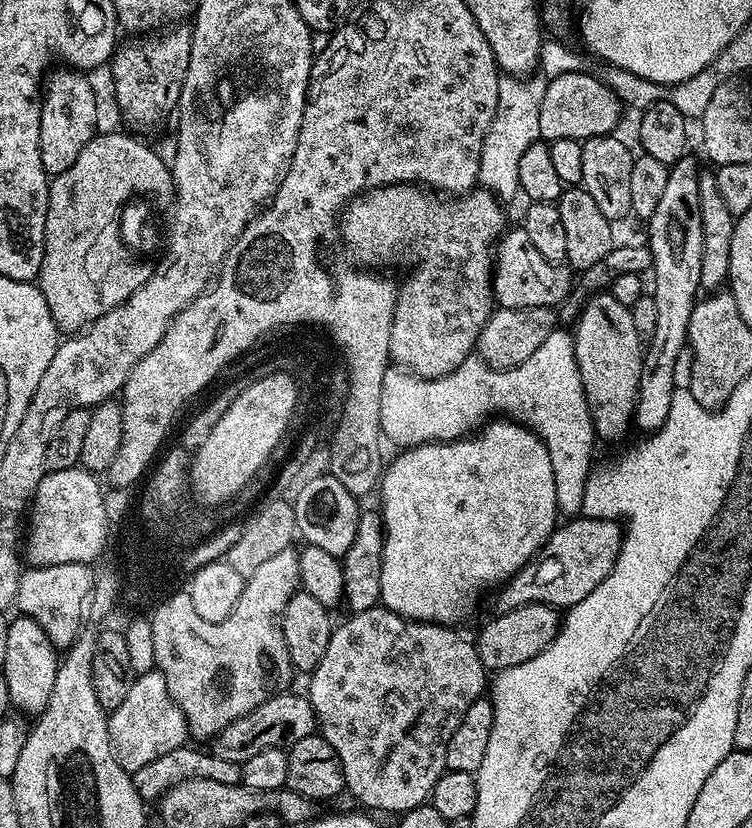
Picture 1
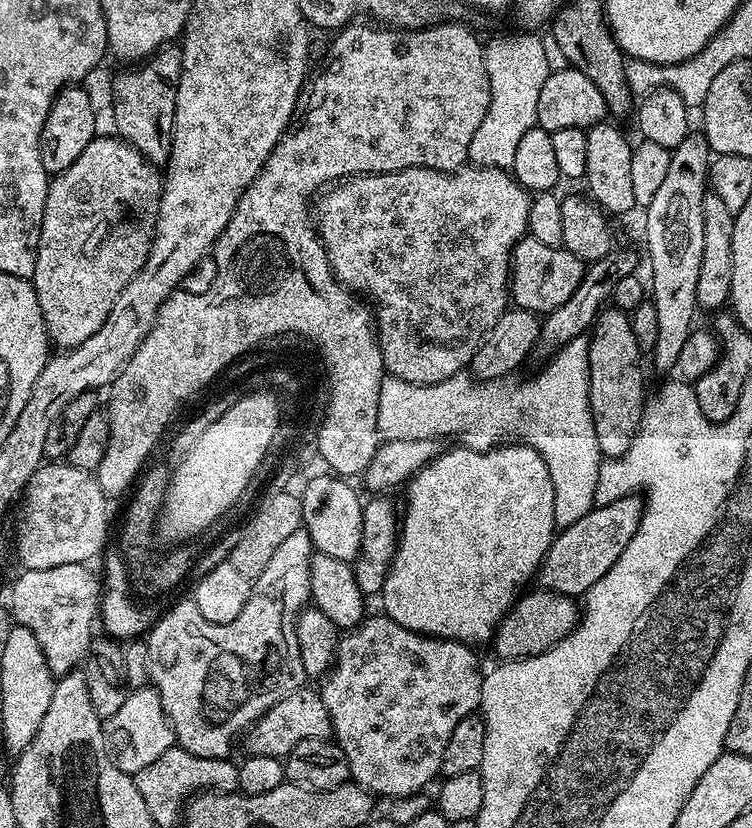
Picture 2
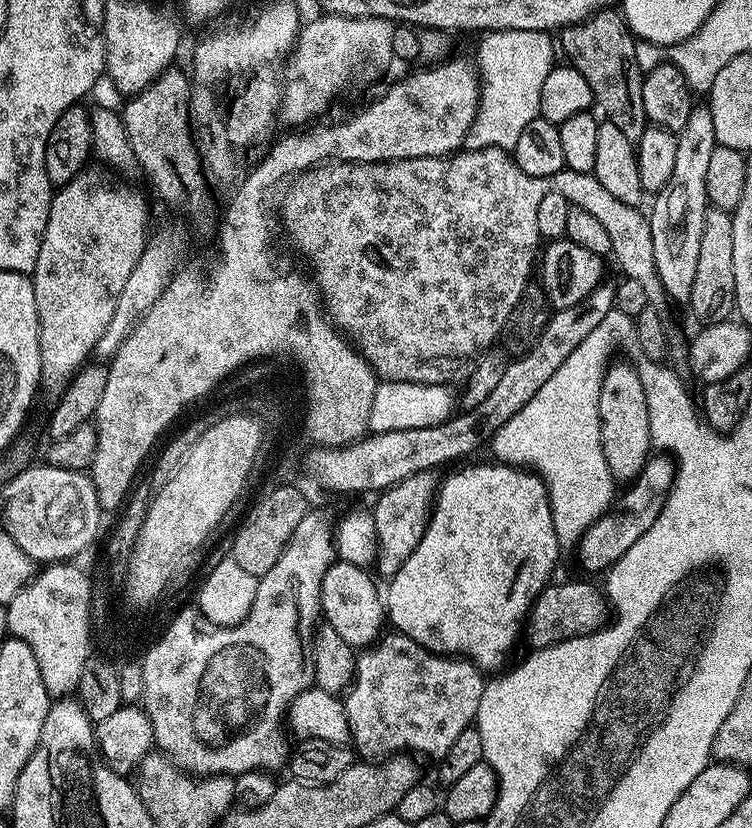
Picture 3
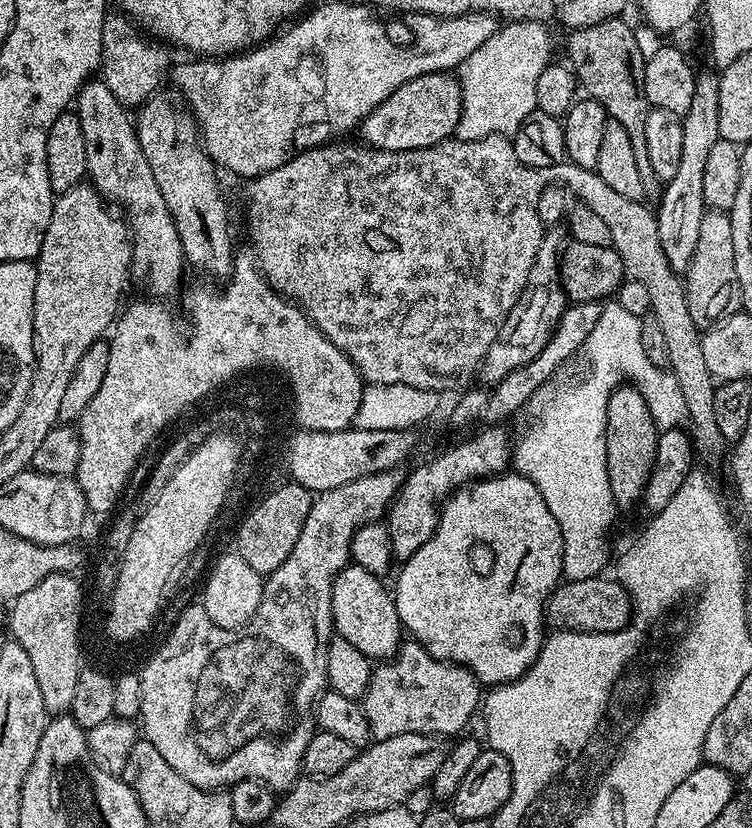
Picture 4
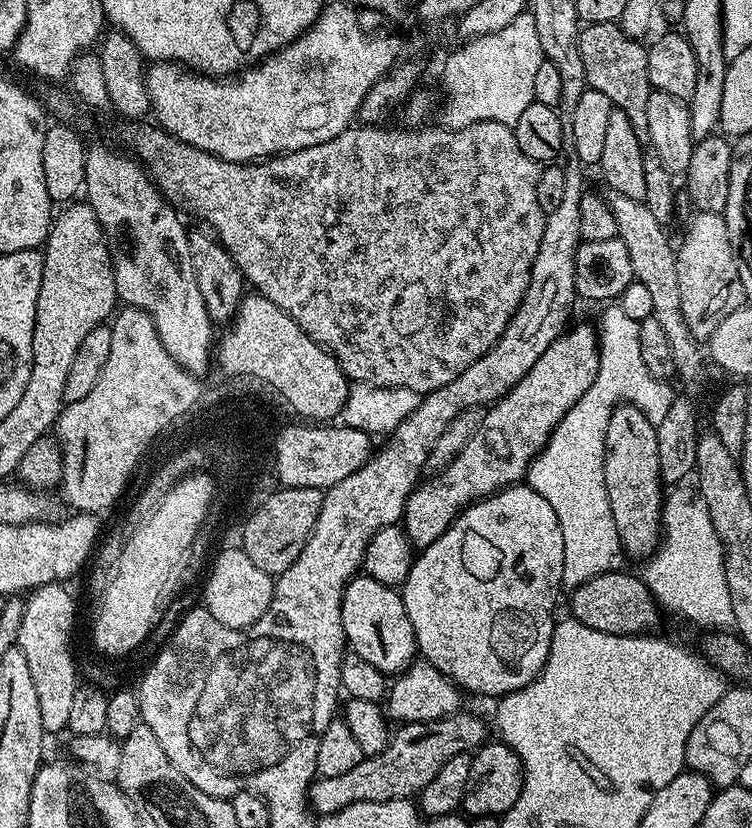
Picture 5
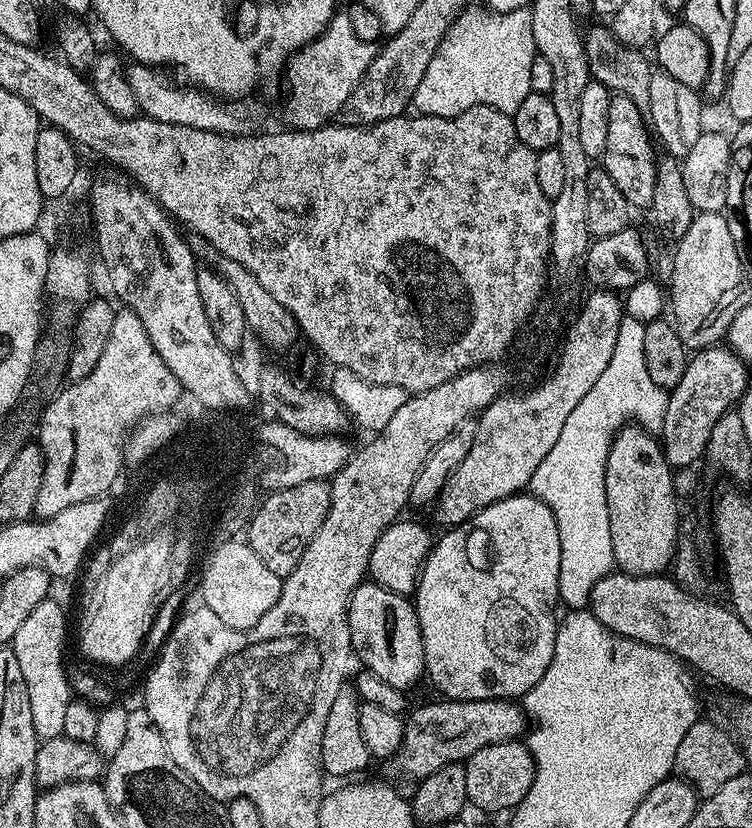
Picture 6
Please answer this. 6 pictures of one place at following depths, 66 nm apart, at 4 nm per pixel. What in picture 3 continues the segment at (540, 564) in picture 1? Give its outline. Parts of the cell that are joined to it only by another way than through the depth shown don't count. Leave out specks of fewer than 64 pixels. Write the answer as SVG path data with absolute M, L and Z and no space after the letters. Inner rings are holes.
M651 455L639 476L625 487L628 489L621 494L620 501L617 504L615 501L607 512L602 513L575 545L574 553L580 559L581 566L588 572L607 573L612 564L618 562L618 558L622 558L622 554L626 554L626 550L630 550L630 546L634 546L634 542L650 530L650 526L654 526L675 477L676 461L671 455Z

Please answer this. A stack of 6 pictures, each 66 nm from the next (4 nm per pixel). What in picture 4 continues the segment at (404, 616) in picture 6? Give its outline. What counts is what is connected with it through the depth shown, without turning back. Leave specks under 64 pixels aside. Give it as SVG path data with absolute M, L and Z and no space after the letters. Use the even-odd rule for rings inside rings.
M350 562L332 583L332 627L335 635L346 638L354 650L362 650L362 654L376 662L395 656L402 643L396 602L393 593L384 589L384 582L370 570L362 570L362 566Z

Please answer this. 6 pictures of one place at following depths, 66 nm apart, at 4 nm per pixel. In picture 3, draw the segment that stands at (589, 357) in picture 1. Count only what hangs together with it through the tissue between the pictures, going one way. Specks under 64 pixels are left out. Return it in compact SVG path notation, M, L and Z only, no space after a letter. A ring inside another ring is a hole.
M609 363L602 378L598 394L598 418L600 419L600 445L611 479L631 482L644 469L652 447L650 438L650 410L646 410L646 390L635 367L629 364Z

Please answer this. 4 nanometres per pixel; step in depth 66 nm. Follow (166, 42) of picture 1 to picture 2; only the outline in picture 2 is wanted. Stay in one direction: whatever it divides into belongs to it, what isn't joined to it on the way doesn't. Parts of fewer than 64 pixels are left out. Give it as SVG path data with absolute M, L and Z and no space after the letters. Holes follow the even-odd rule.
M161 50L155 56L143 61L139 66L132 66L129 72L124 72L112 88L116 93L112 96L112 120L116 123L115 135L140 151L145 159L155 166L167 165L168 155L172 153L172 135L174 134L174 116L176 114L176 88L180 85L182 74L182 58L180 52Z

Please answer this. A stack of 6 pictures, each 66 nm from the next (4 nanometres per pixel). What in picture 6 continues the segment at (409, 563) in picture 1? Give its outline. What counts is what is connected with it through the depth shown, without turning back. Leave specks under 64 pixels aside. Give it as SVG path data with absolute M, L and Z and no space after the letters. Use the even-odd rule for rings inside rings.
M517 494L515 496L507 496L498 502L494 502L490 506L486 506L482 510L478 510L471 516L465 524L457 524L449 527L444 537L437 539L432 545L431 552L428 553L424 568L420 571L420 581L416 584L414 593L414 603L416 613L418 614L418 626L422 630L422 646L424 647L424 671L427 679L432 679L432 684L437 688L441 697L449 700L506 700L509 698L522 698L530 691L534 685L540 681L542 674L546 674L546 670L550 666L550 662L554 658L554 642L556 641L556 625L558 623L558 615L556 616L556 606L560 599L558 590L558 574L560 573L560 563L562 562L562 546L558 538L558 522L554 522L554 514L550 510L550 506L546 506L546 502L542 502L539 498L531 494Z

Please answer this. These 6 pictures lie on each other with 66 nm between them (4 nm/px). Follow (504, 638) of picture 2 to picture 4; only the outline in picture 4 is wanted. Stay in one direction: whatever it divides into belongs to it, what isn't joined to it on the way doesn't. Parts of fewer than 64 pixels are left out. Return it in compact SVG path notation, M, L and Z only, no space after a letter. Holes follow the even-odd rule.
M601 574L585 580L561 583L548 598L544 619L553 629L566 632L617 632L632 618L632 600L619 580Z

